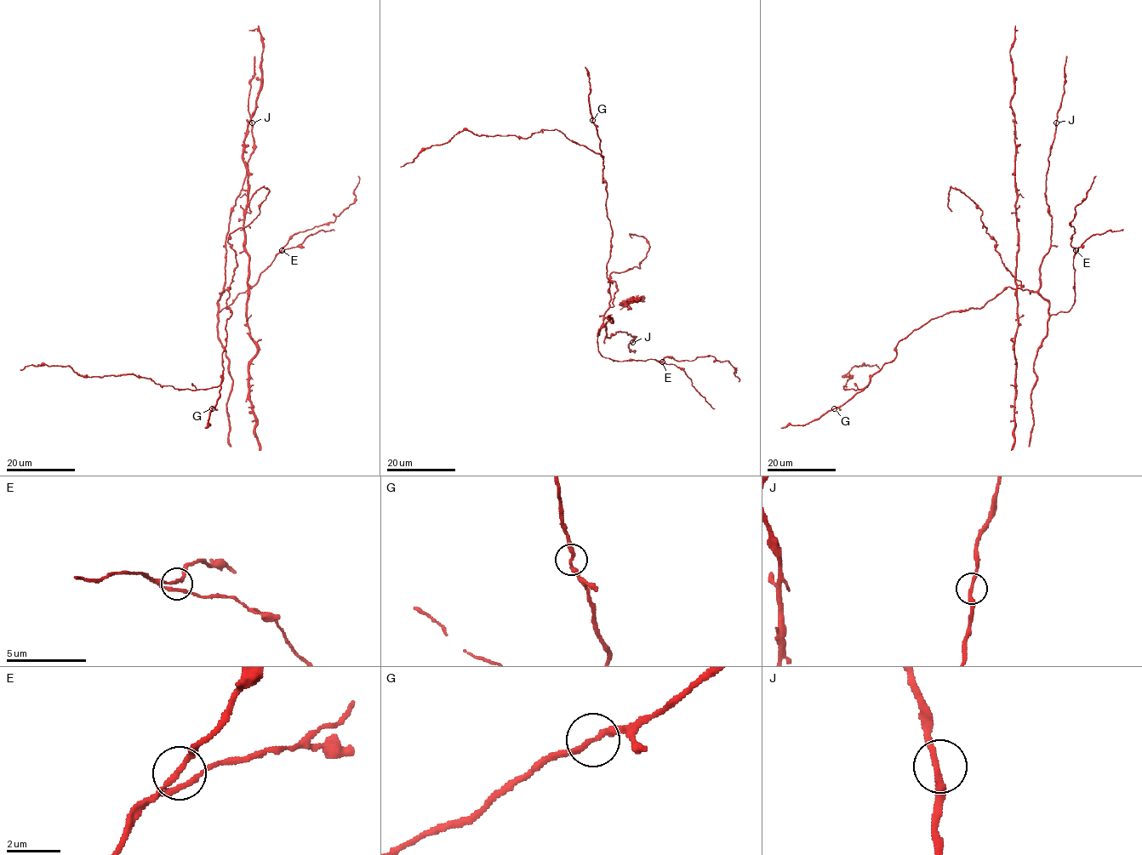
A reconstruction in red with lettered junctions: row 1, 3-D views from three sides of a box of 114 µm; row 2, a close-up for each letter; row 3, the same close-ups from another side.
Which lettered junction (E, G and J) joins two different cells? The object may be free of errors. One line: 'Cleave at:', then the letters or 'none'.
Cleave at: none

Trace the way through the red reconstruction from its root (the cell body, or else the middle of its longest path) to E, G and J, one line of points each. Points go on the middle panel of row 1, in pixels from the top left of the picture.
E: (611, 247), (607, 264), (610, 301), (597, 336), (598, 352), (603, 357), (619, 361), (649, 359), (662, 361)
G: (611, 247), (612, 229), (606, 209), (607, 190), (606, 183), (602, 182), (600, 138), (592, 120)
J: (611, 247), (607, 264), (610, 301), (603, 319), (606, 337), (625, 332), (633, 337), (632, 342)

